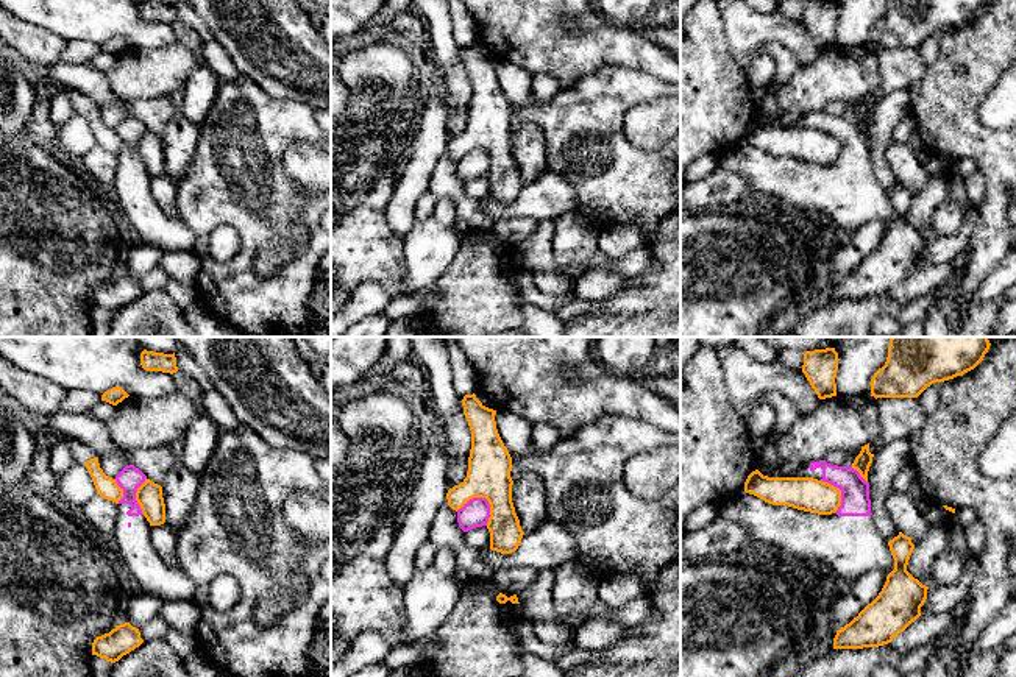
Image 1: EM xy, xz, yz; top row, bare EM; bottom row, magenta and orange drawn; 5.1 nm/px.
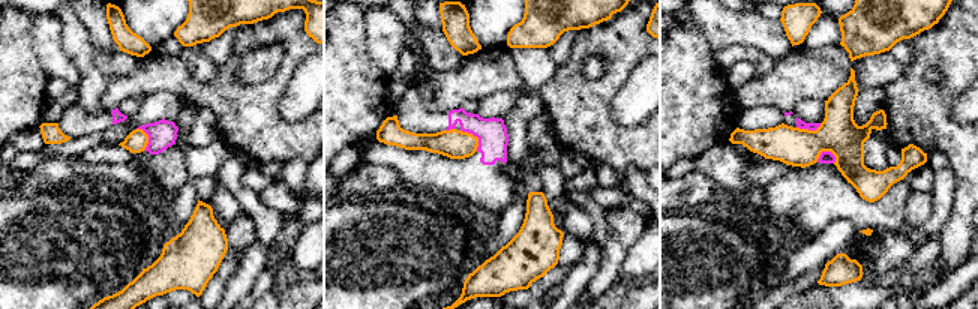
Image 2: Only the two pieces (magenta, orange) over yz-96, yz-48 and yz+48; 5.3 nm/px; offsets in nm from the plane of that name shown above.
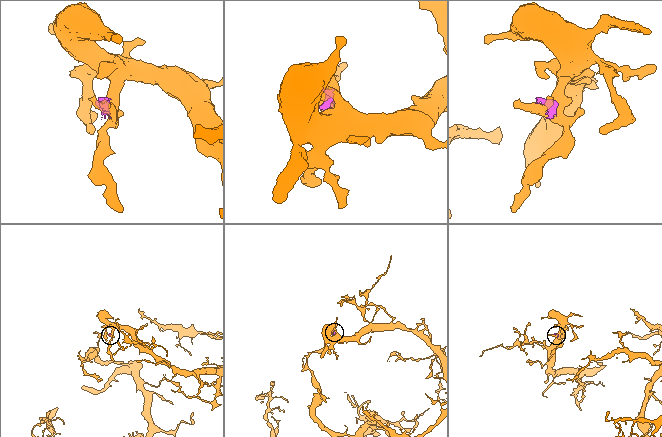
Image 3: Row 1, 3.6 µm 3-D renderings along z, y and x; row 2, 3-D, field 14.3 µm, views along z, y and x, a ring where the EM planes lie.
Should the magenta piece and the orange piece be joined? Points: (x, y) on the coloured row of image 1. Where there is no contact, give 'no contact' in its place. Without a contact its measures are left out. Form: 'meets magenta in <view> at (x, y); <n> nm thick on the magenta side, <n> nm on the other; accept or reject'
meets magenta in xz at (473, 498); 140 nm thick on the magenta side, 220 nm on the other; reject

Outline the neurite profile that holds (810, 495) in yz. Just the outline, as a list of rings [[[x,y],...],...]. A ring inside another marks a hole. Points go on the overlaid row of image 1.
[[[755,470],[748,476],[744,491],[773,505],[818,515],[832,515],[841,505],[841,490],[813,477],[768,477]]]

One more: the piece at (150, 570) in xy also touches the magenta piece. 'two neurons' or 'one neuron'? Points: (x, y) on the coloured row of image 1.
one neuron

